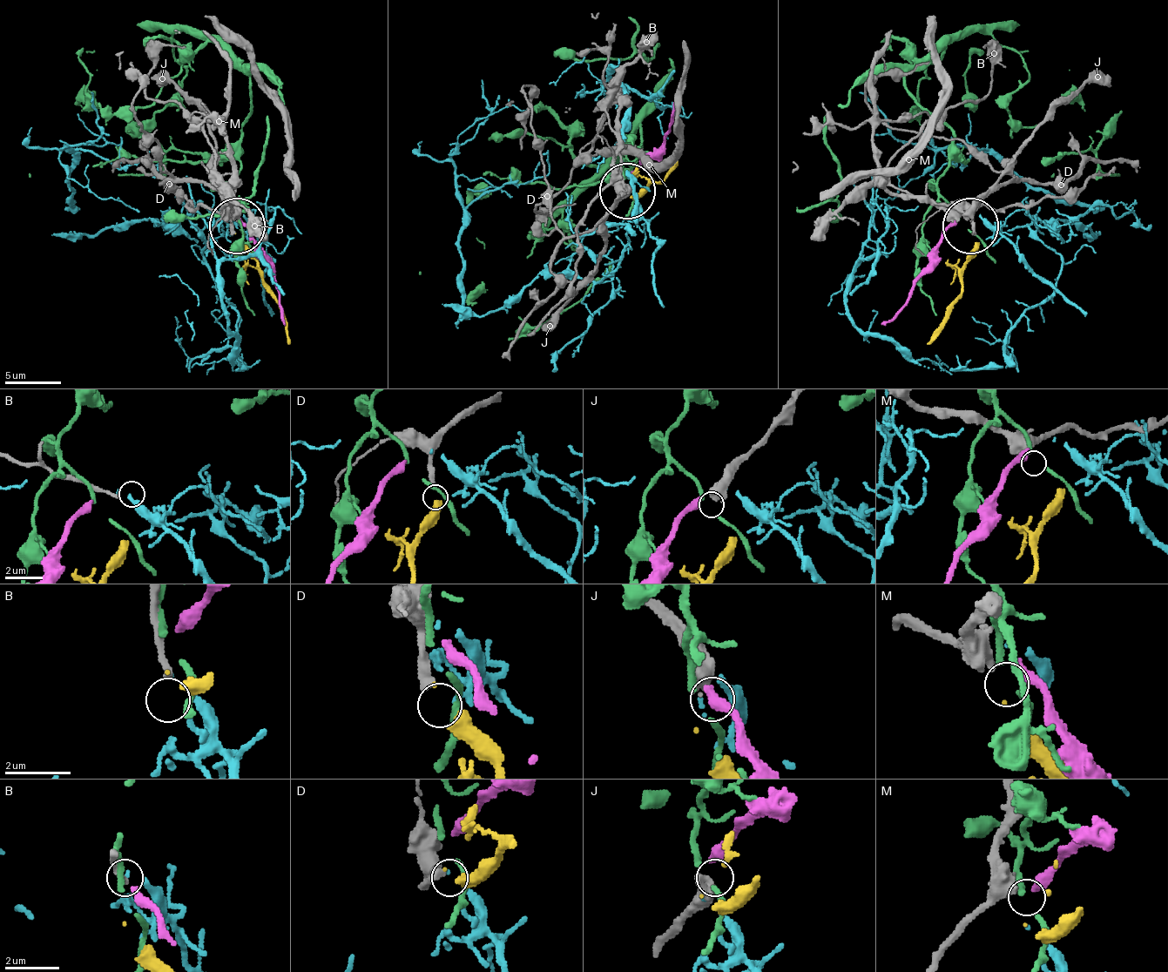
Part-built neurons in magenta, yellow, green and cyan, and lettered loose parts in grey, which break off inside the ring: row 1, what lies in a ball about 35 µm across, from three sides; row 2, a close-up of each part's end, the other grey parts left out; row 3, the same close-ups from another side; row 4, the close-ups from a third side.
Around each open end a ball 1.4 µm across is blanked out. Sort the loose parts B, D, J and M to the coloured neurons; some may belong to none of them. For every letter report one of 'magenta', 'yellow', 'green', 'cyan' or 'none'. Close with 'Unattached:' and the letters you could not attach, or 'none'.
B: none
D: yellow
J: magenta
M: none
Unattached: B, M

